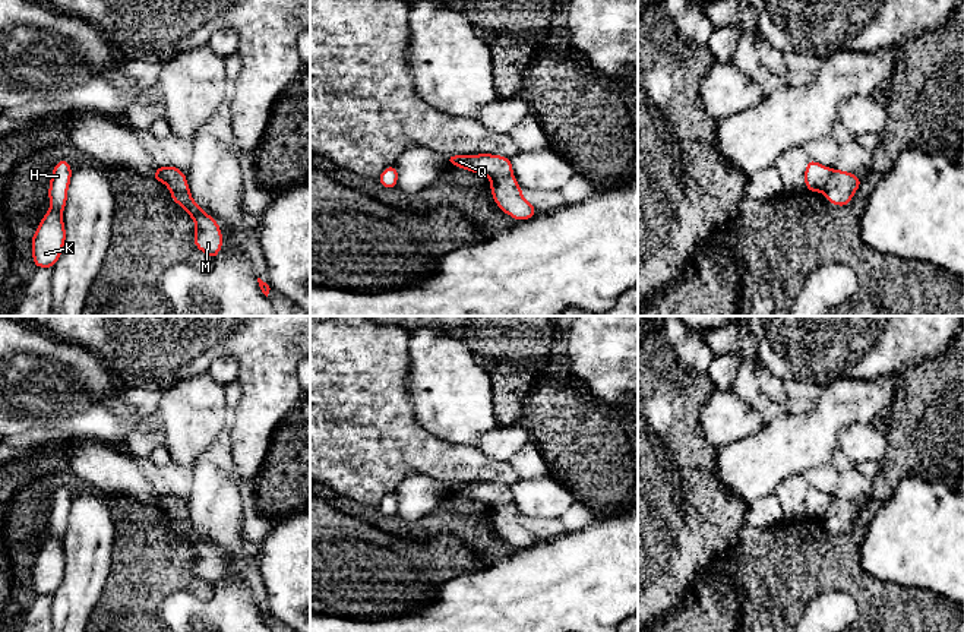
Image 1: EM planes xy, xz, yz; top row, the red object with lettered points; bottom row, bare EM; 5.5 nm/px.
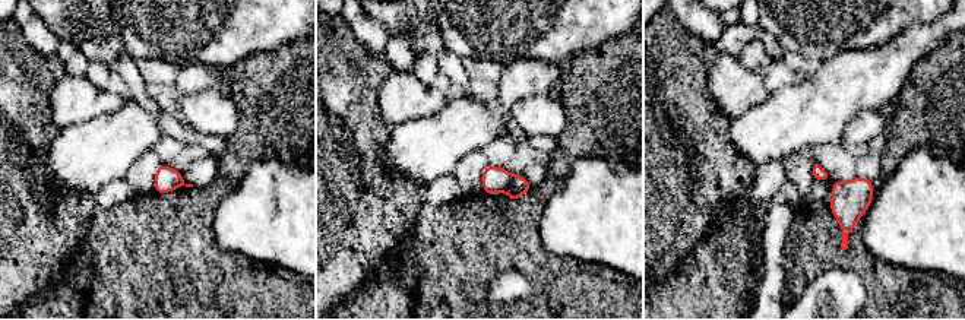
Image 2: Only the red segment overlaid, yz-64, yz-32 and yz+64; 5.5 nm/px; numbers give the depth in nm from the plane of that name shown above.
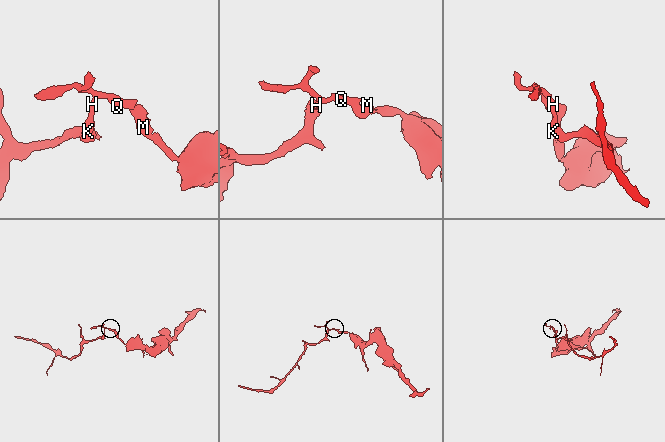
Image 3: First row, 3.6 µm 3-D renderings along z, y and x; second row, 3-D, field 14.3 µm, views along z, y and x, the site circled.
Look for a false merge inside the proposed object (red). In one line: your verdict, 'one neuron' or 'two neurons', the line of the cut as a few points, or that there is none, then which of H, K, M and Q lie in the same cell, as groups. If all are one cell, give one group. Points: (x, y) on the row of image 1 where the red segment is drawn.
one neuron; cut none; groups H K M Q

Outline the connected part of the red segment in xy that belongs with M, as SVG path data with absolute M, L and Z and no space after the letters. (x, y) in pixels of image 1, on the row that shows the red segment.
M158 165L152 178L164 183L171 193L171 199L190 215L196 225L195 246L214 260L224 244L222 233L219 224L193 200L186 174L173 165Z

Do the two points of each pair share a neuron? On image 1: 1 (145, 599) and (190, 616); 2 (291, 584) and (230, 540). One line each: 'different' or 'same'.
1: different
2: different

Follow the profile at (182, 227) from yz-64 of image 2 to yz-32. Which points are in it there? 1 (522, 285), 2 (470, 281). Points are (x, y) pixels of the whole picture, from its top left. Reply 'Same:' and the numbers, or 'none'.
Same: 2

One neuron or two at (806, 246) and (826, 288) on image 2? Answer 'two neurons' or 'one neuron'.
two neurons

